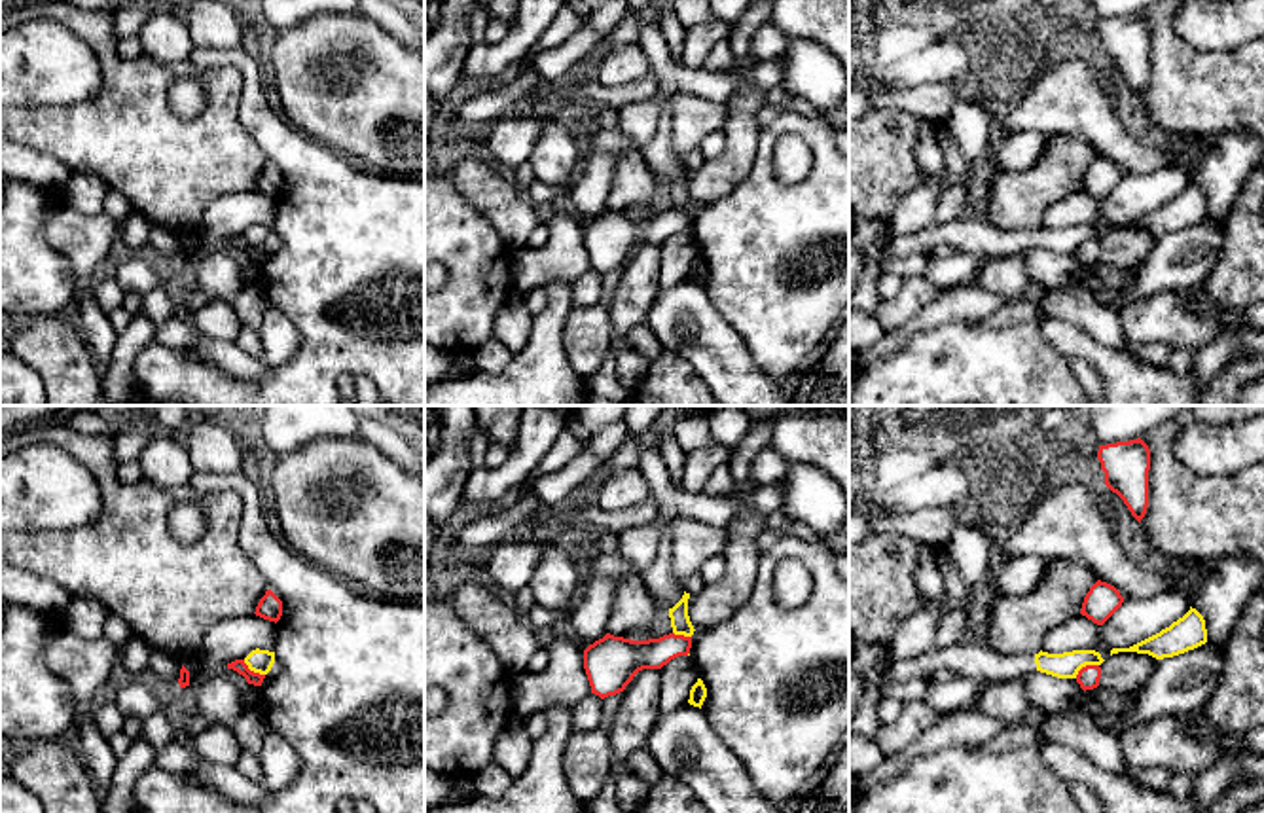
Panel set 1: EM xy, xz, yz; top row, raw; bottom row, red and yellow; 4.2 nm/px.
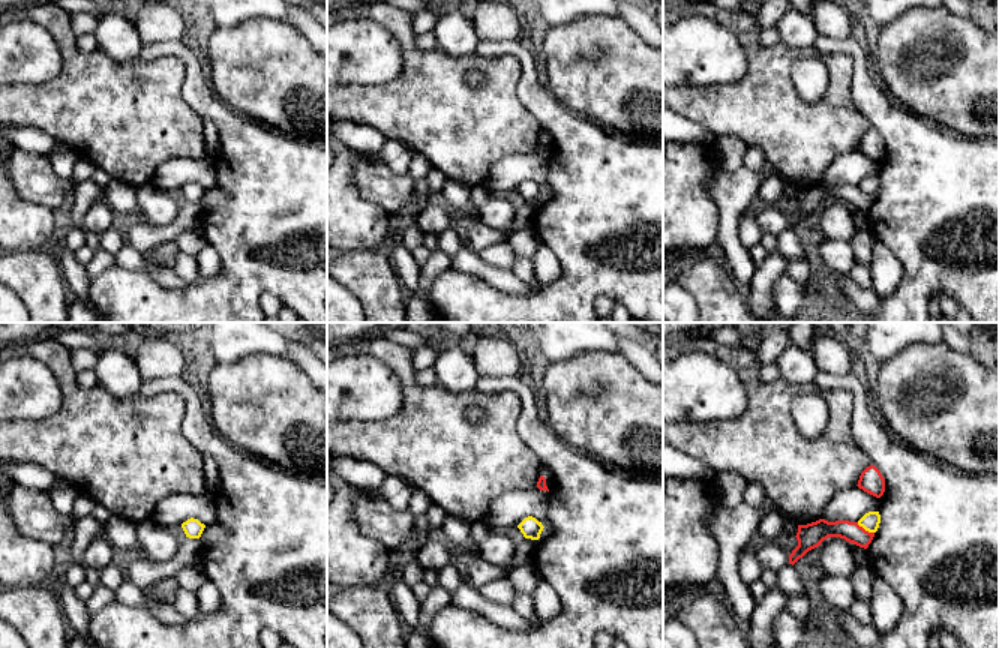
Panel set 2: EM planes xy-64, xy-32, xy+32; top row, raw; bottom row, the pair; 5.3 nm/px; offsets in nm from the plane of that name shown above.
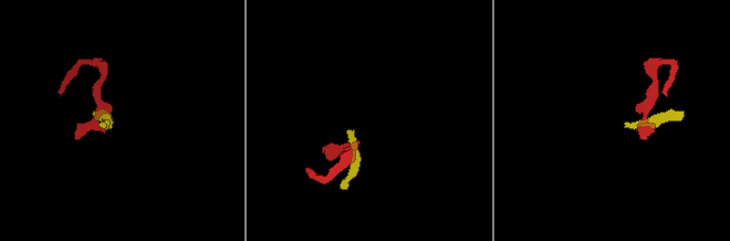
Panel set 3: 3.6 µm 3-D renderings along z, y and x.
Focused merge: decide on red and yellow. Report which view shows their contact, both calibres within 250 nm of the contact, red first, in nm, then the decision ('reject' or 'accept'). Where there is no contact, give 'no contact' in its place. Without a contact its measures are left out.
meets red in yz; 100 nm thick on the red side, 110 nm on the other; reject

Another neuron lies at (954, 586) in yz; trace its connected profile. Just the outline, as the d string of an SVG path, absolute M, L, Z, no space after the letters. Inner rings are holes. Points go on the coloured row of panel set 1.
M942 559L938 563L938 570L944 578L946 584L946 614L955 612L957 608L961 608L965 597L966 597L966 589L965 584L961 582L959 570L955 567L955 563L951 559Z

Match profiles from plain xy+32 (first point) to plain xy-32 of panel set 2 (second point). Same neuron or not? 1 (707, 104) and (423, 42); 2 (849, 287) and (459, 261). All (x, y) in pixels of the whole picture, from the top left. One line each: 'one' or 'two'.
1: two
2: one

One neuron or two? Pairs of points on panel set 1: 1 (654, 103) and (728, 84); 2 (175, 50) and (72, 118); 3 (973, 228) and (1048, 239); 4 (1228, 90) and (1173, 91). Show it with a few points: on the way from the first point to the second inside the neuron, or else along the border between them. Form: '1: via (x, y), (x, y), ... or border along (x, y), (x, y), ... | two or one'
1: via (673, 84), (709, 84) | one
2: border along (144, 54), (162, 63), (186, 61) | two
3: via (992, 239), (1029, 239) | one
4: via (1215, 91), (1187, 91) | one

